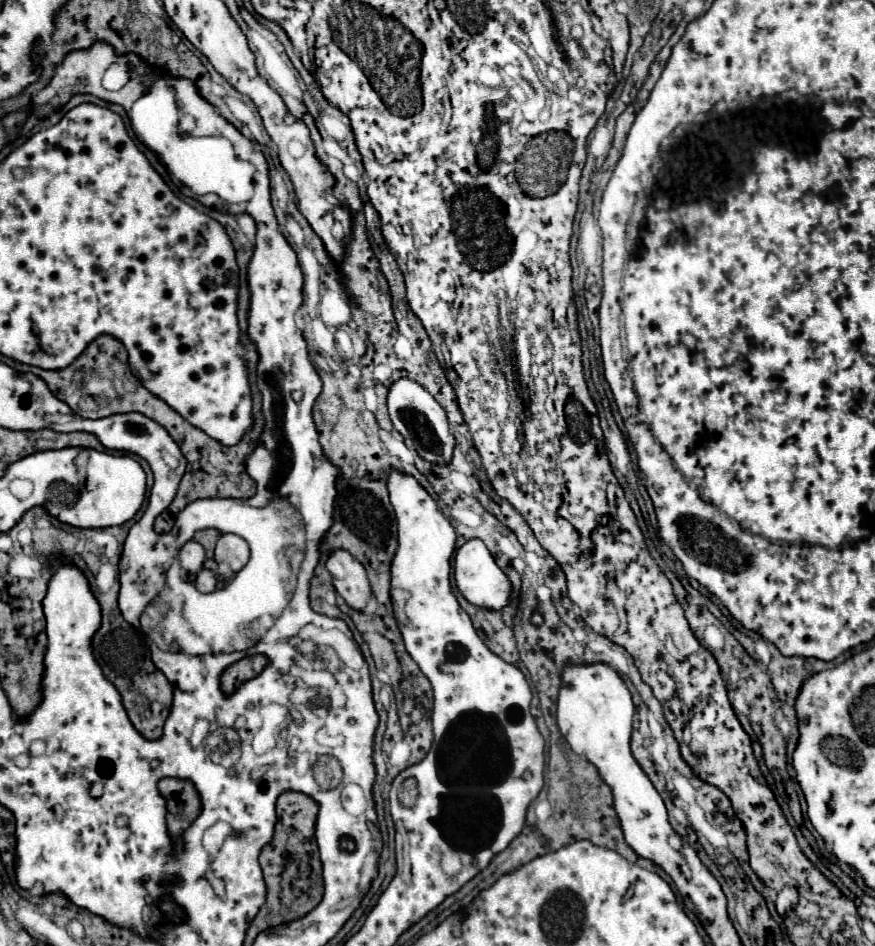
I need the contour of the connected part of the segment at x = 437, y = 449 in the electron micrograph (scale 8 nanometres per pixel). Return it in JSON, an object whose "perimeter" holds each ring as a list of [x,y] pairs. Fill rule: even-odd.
{"perimeter":[[[398,378],[392,382],[388,392],[388,412],[394,428],[404,436],[406,442],[414,442],[418,454],[432,464],[448,464],[452,458],[454,438],[448,432],[448,420],[444,408],[434,400],[434,396],[418,382],[410,378]]]}

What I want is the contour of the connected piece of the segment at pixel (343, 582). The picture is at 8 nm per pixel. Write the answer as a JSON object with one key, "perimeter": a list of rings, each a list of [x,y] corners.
{"perimeter":[[[332,550],[326,560],[326,568],[332,576],[336,592],[346,600],[346,604],[354,610],[364,610],[372,598],[364,566],[350,552]]]}

